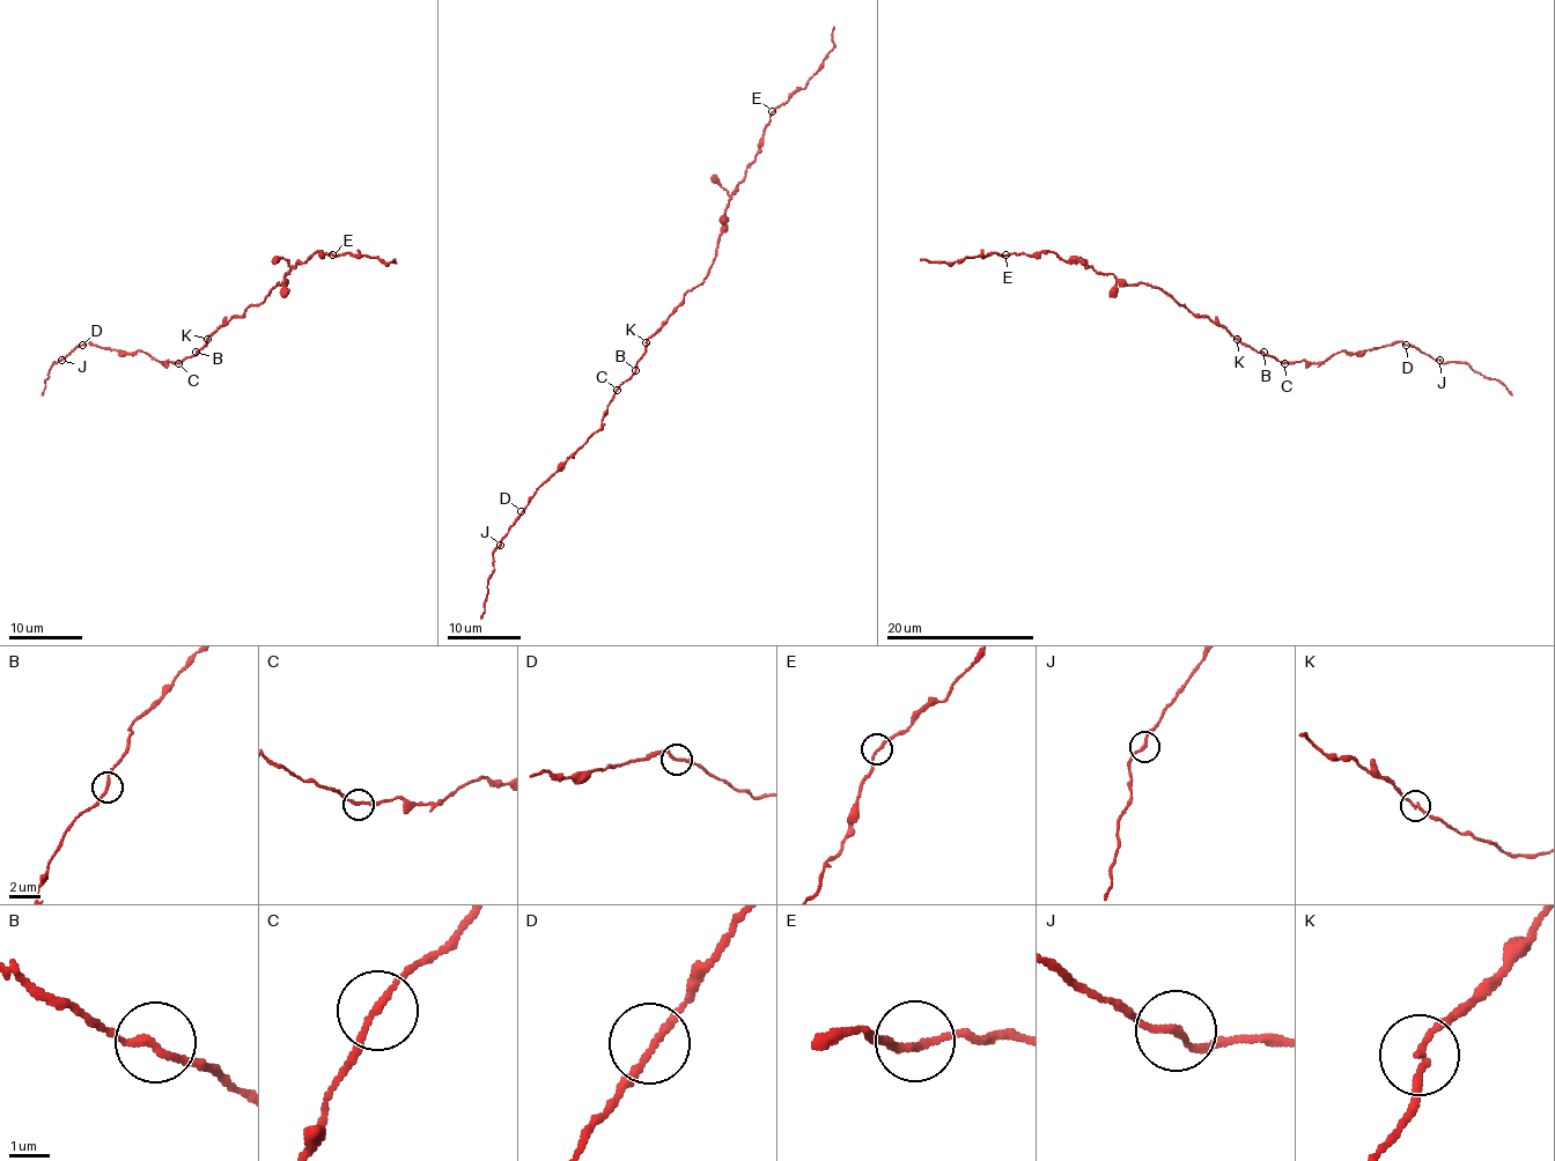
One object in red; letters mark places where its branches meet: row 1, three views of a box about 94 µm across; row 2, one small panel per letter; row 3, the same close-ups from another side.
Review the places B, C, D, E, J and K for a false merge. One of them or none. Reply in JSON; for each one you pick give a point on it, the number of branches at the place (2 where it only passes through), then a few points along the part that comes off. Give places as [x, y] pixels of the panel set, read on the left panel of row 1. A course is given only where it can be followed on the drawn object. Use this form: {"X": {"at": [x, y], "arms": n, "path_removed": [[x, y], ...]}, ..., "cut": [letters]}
{"cut": []}

